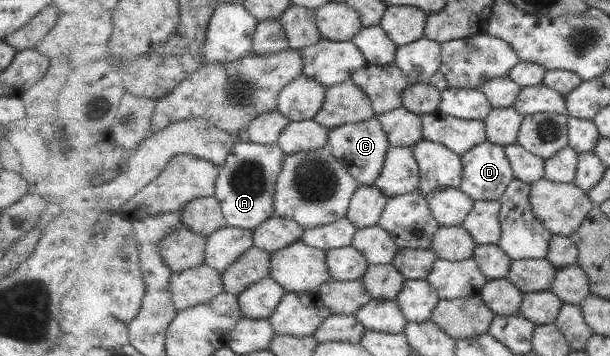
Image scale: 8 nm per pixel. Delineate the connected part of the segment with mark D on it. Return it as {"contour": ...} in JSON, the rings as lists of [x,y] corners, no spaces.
{"contour":[[[487,141],[461,157],[464,166],[462,192],[475,201],[500,201],[515,180],[505,147]]]}

